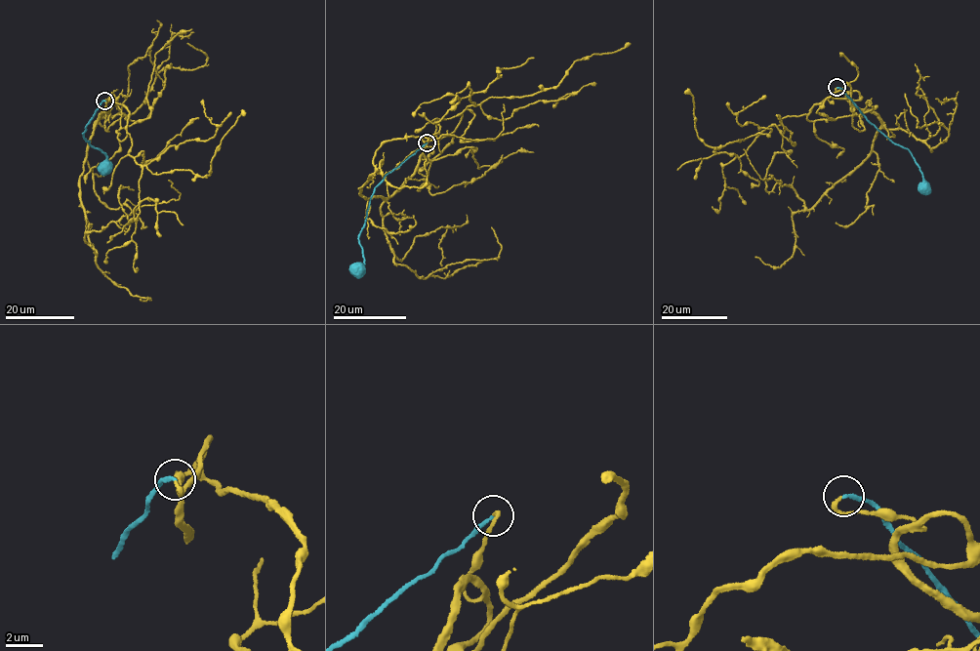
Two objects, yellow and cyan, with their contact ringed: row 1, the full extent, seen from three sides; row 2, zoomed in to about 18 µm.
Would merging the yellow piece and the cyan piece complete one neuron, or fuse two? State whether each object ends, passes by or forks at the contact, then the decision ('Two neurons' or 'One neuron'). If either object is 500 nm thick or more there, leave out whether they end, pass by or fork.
At the ring yellow ends. At the ring cyan ends. One neuron

